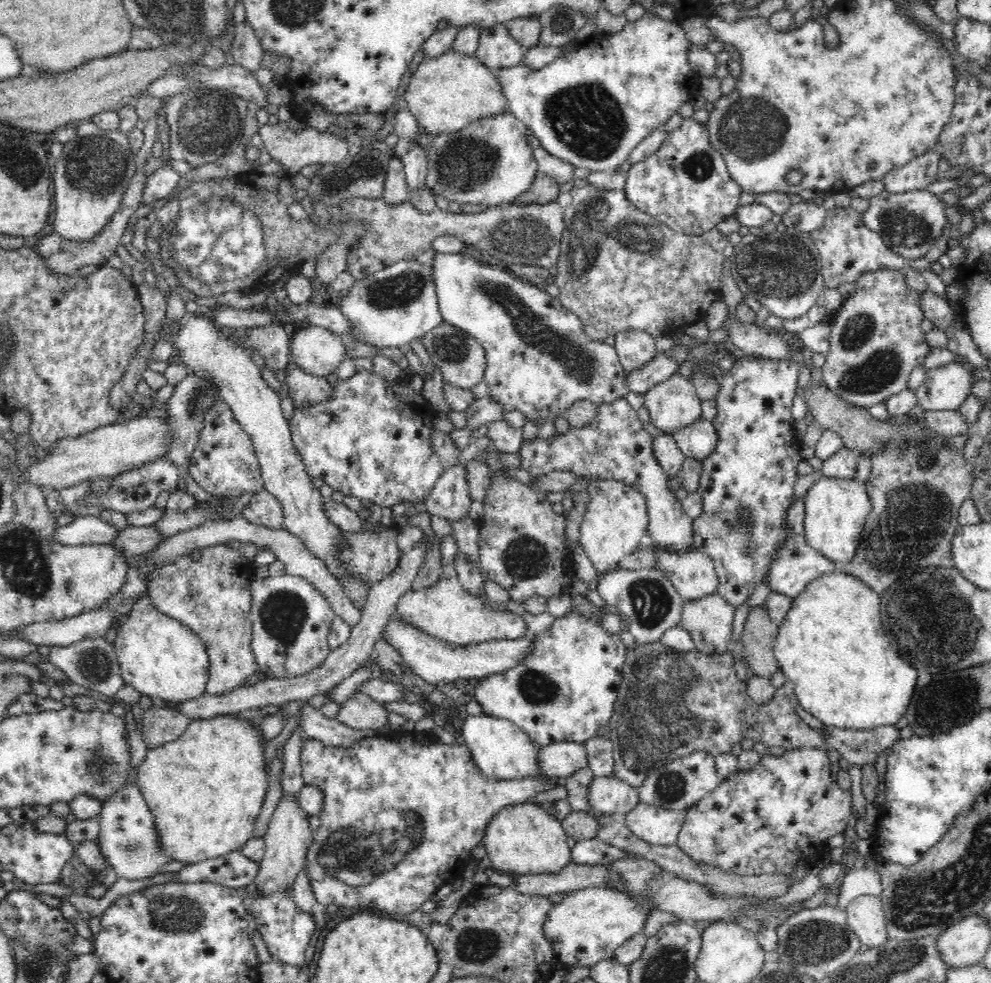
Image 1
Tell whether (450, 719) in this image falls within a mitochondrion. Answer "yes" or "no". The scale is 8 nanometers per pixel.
no

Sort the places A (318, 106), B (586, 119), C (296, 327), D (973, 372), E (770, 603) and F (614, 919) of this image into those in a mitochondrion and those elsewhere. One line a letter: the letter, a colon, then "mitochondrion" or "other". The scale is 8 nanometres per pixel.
A: other
B: mitochondrion
C: other
D: other
E: other
F: other

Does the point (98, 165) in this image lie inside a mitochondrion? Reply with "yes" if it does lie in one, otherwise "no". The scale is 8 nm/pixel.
yes

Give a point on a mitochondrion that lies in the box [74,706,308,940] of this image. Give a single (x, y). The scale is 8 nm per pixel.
(173, 914)

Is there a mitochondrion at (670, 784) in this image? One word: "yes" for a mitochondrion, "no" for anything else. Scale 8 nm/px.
yes

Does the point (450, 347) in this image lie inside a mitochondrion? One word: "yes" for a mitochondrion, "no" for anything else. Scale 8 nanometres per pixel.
yes

